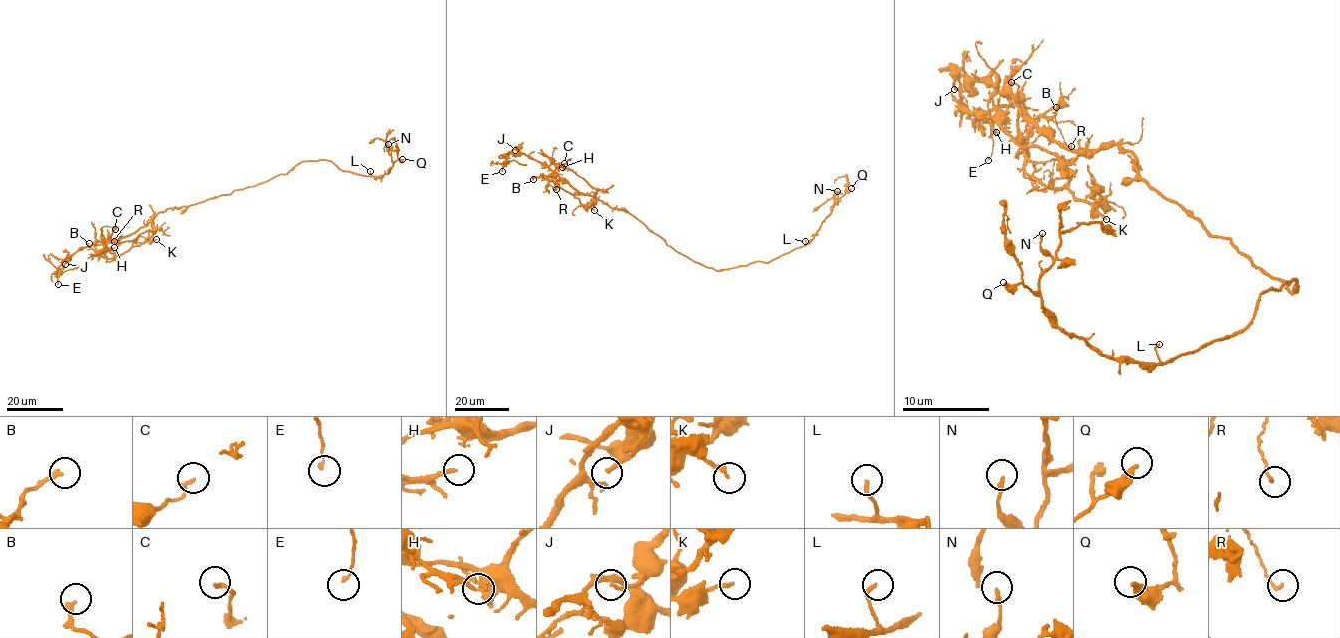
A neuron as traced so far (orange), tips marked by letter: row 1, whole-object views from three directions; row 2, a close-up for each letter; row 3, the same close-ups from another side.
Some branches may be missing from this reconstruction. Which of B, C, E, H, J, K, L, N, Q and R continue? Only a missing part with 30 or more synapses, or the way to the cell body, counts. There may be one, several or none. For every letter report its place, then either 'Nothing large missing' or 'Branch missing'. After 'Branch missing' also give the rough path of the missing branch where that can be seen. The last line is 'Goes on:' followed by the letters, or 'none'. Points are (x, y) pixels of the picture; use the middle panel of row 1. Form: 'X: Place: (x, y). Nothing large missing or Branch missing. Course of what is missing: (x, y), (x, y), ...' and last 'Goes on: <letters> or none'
B: Place: (533, 179). Nothing large missing
C: Place: (564, 163). Nothing large missing
E: Place: (502, 171). Nothing large missing
H: Place: (562, 167). Nothing large missing
J: Place: (515, 150). Nothing large missing
K: Place: (594, 210). Nothing large missing
L: Place: (805, 241). Nothing large missing
N: Place: (837, 191). Nothing large missing
Q: Place: (851, 188). Nothing large missing
R: Place: (556, 189). Nothing large missing
Goes on: none

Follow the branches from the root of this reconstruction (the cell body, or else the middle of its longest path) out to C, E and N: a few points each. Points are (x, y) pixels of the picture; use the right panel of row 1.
C: (1251, 257), (1141, 179), (1136, 155), (1116, 142), (1076, 150), (1030, 122), (1011, 82)
E: (1251, 257), (1141, 179), (1116, 142), (1076, 150), (991, 80), (964, 75), (965, 110), (993, 118), (988, 160)
N: (1251, 257), (1295, 291), (1263, 292), (1242, 332), (1158, 365), (1054, 322), (1042, 233)

